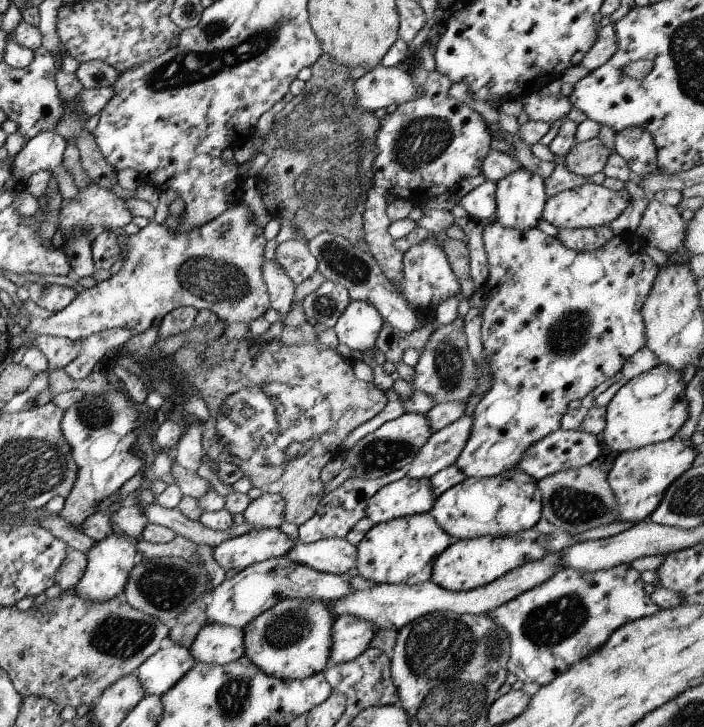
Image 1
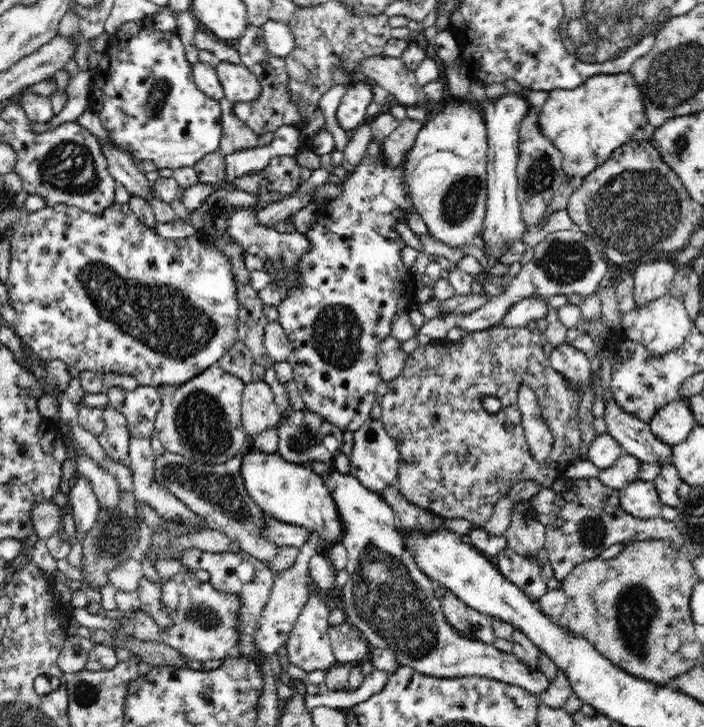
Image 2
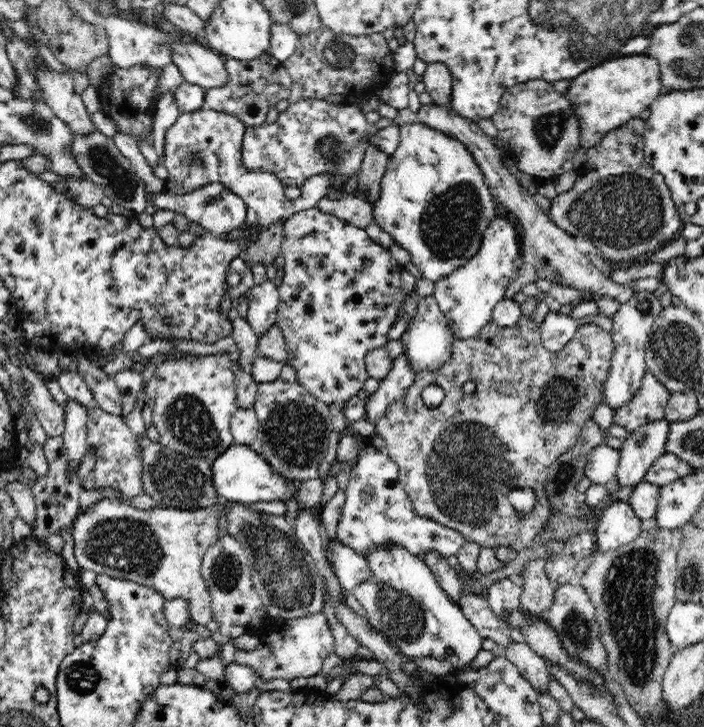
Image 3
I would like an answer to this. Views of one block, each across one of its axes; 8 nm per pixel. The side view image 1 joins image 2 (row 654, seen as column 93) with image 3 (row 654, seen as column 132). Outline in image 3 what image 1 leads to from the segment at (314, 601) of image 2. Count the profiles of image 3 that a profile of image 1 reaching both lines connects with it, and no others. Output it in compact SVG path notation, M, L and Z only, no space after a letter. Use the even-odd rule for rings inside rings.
M314 613L308 616L300 616L296 619L280 619L278 622L266 622L258 633L258 645L253 650L238 649L234 654L234 662L249 666L254 669L256 676L262 681L282 680L291 681L293 678L308 678L322 671L324 659L335 652L335 640L322 613Z

